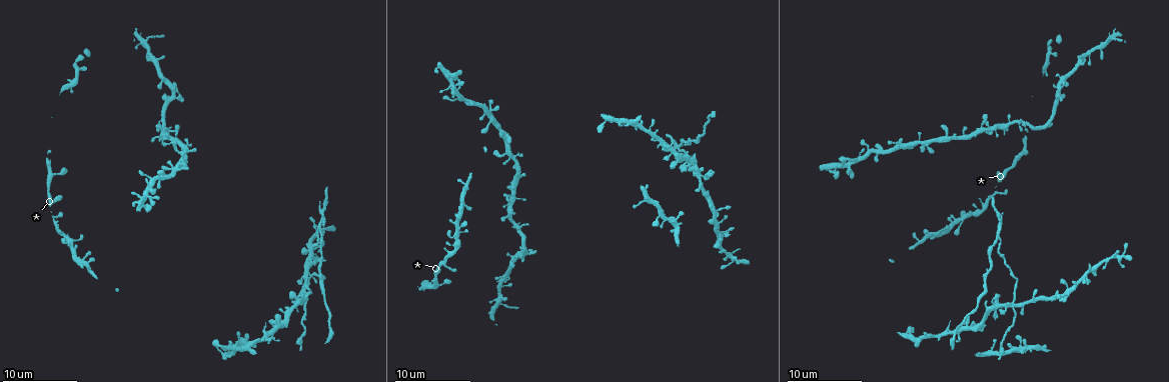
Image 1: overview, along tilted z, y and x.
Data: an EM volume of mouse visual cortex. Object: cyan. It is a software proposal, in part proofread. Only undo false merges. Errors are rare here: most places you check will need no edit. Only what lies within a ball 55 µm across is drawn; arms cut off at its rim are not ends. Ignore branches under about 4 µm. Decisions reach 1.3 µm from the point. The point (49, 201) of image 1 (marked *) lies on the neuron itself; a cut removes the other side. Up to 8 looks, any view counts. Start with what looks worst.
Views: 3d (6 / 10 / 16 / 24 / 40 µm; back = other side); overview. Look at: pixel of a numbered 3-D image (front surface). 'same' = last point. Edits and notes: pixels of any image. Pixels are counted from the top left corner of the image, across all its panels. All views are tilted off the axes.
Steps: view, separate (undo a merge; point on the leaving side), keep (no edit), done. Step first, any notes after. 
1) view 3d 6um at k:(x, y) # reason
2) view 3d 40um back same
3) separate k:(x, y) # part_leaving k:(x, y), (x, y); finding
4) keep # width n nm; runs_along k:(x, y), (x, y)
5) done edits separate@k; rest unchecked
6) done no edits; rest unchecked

view 3d 6um at 1:(700, 175) # four or more arms meet

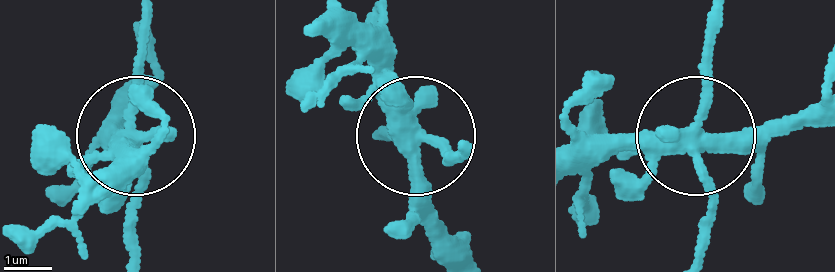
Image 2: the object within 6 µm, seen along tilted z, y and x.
view 3d 6um back at 2:(696, 134)

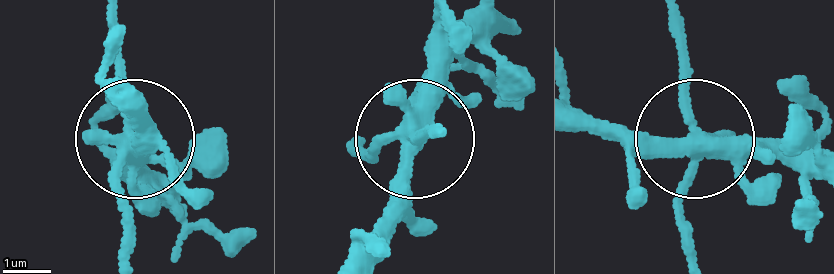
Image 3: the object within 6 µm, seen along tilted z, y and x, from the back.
separate 3:(126, 202) # width 340 nm; part_leaving 3:(699, 139), (678, 26); a second neuron is stuck on

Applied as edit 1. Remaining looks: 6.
view overview

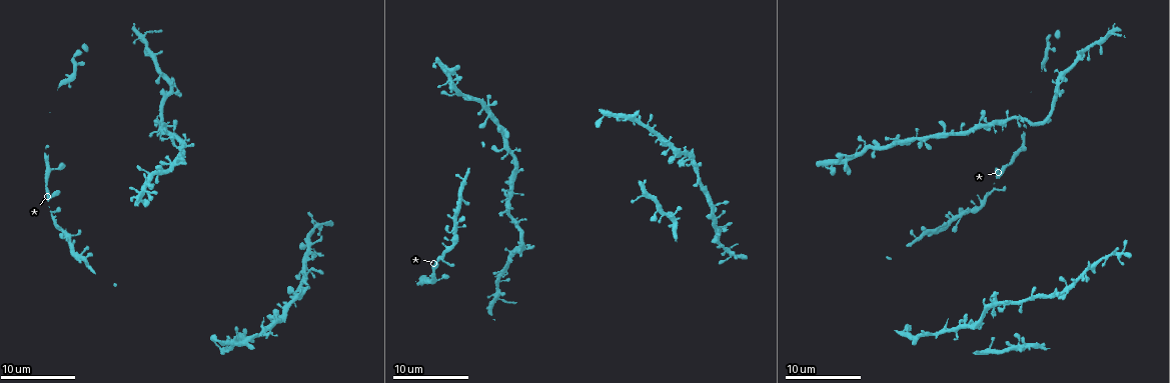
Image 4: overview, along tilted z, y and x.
view 3d 10um at 4:(1085, 49) # thin arm on a thick one

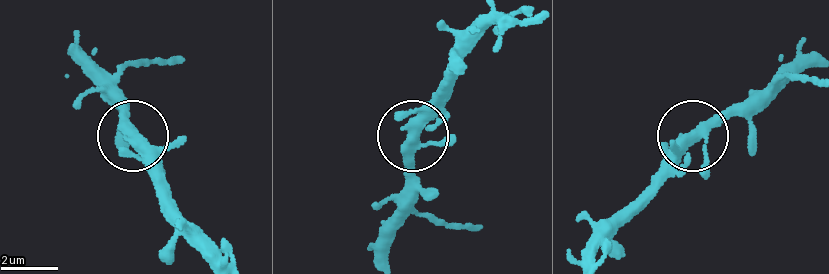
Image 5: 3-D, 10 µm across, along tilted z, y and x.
keep # width 340 nm; continuous, no second neuron

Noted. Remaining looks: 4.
view 3d 10um at 4:(310, 239) # three arms meet

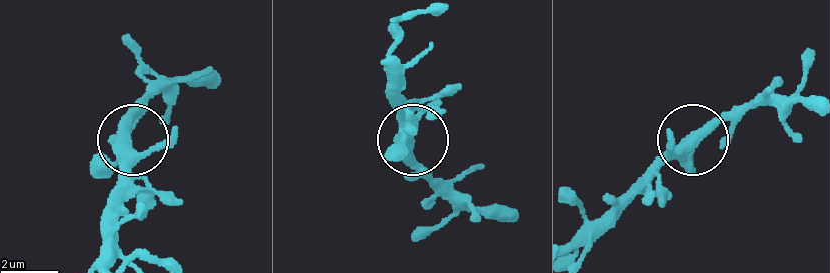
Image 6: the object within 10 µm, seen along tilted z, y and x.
keep # width 330 nm; runs_along 6:(100, 261), (119, 164), (153, 83); one neuron here

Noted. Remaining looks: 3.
view 3d 10um at 4:(1013, 116) # two arms at a narrow angle

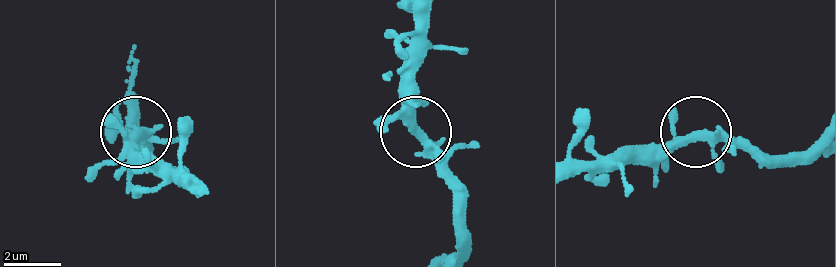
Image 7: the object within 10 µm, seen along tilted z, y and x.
keep # one neuron here

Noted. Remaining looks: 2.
done edits separate@3; rest unchecked

